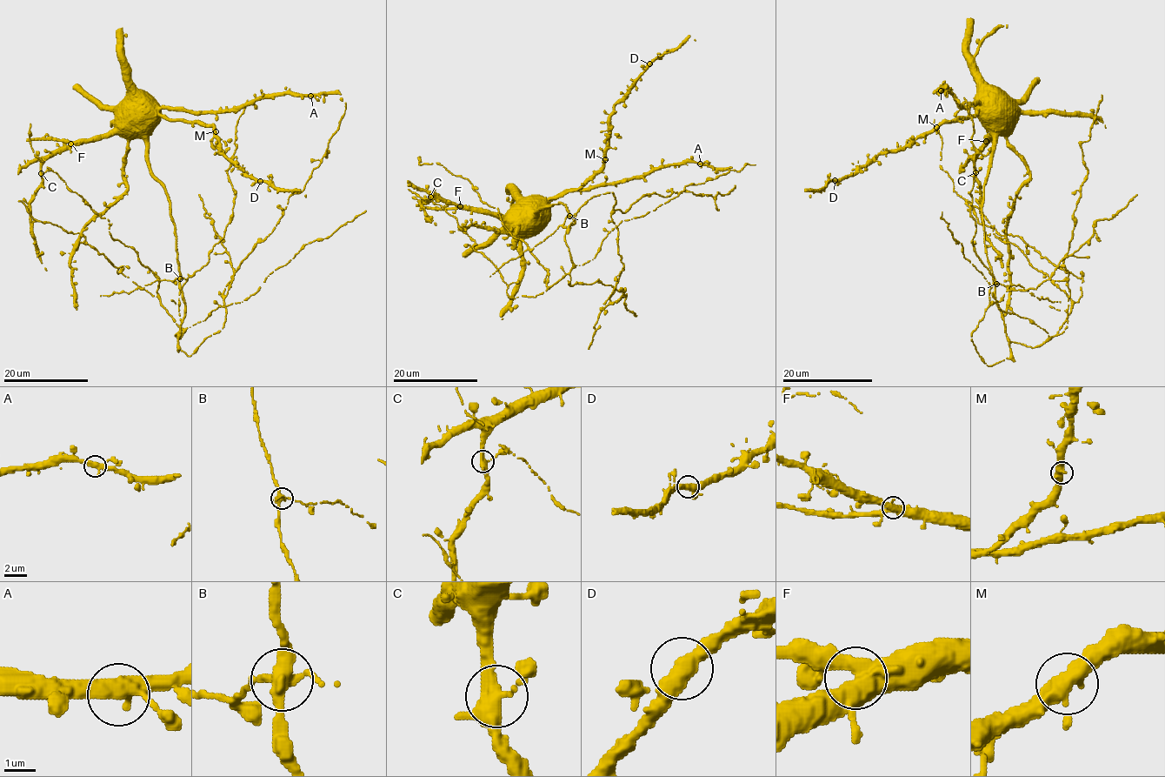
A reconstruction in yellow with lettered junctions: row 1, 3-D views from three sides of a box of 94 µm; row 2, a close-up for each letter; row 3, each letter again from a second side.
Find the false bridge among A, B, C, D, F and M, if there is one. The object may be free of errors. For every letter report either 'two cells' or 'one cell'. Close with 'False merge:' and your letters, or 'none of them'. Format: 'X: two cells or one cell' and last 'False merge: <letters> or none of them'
A: one cell
B: two cells
C: one cell
D: one cell
F: one cell
M: one cell
False merge: B

